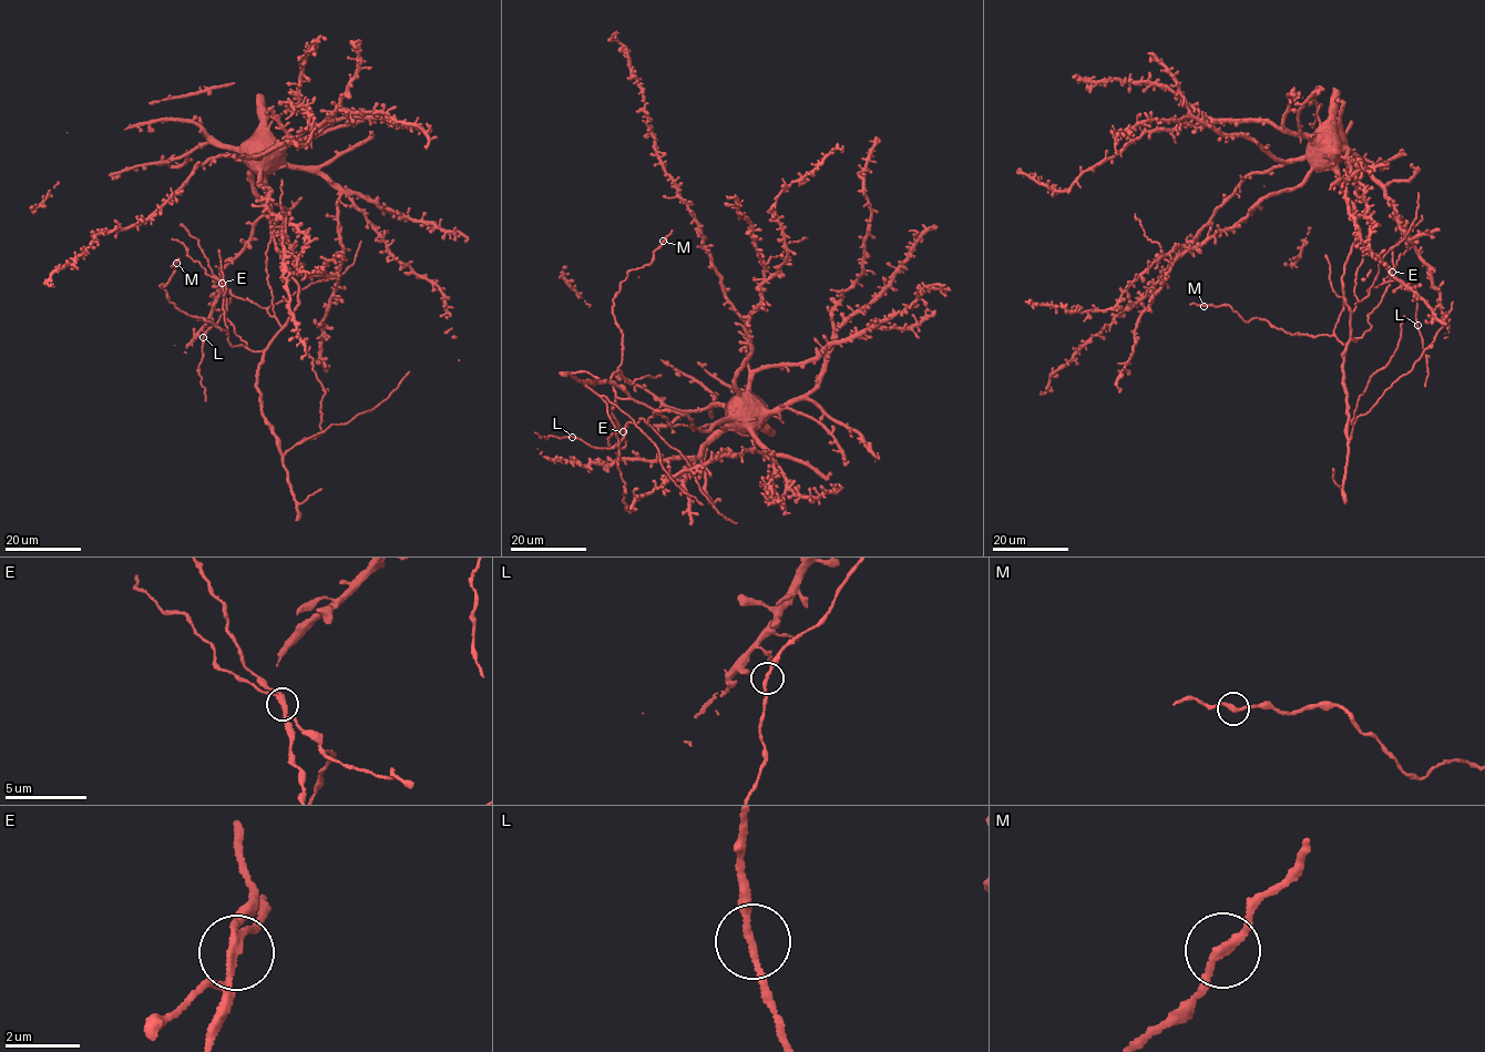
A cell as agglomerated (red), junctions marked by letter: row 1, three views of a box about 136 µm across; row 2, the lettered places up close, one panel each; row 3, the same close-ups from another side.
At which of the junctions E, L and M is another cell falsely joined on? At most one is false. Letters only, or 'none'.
none

